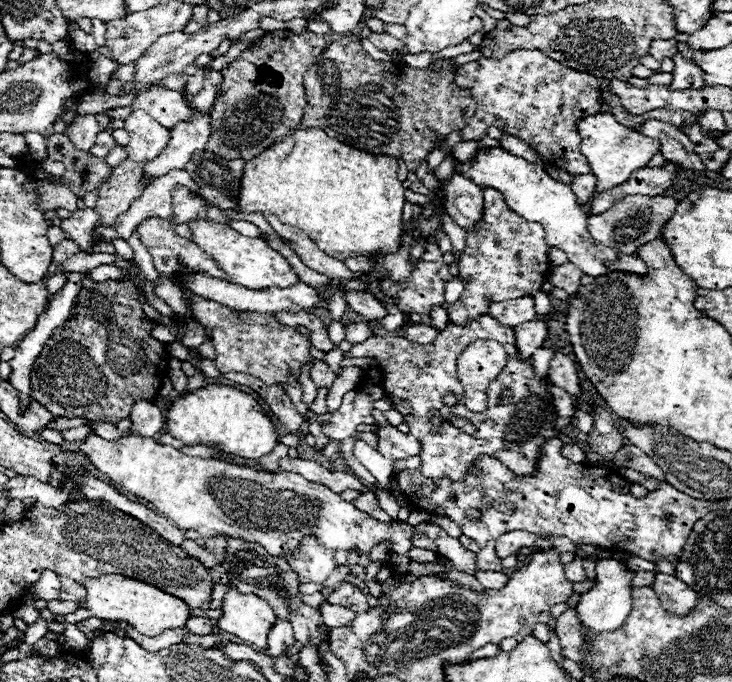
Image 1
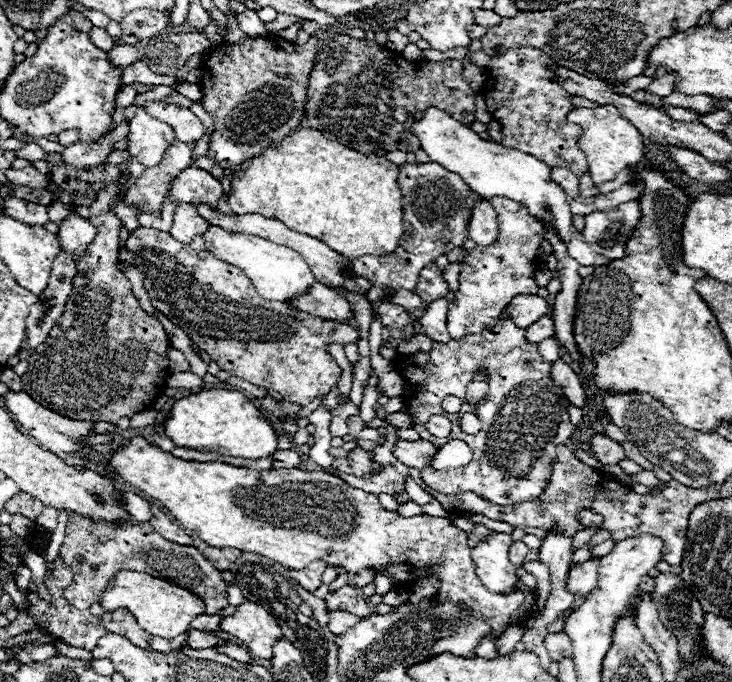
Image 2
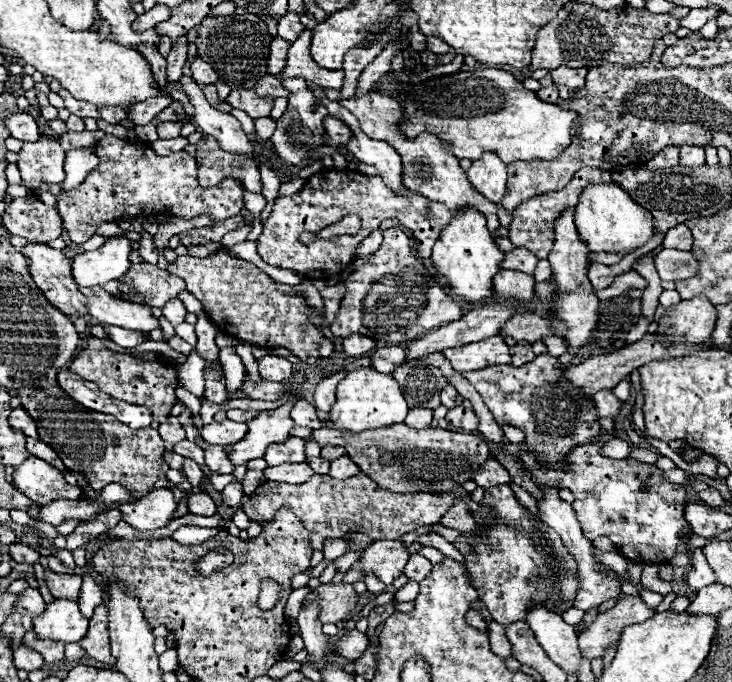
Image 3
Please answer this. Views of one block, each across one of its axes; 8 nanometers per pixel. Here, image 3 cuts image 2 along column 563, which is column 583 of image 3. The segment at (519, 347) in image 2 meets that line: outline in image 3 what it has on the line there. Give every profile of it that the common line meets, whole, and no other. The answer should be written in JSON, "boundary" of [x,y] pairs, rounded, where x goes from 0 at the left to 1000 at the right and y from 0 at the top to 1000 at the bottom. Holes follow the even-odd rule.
{"boundary":[[[738,519],[732,522],[727,531],[716,534],[716,537],[680,537],[680,540],[658,540],[658,545],[631,545],[634,554],[642,557],[642,563],[656,575],[656,581],[661,584],[661,592],[667,595],[667,601],[675,607],[675,616],[680,619],[680,625],[702,625],[710,628],[719,636],[719,657],[721,663],[727,663],[738,680],[751,683],[751,686],[768,686],[773,683],[773,669],[792,651],[806,648],[809,642],[820,639],[820,622],[817,622],[817,601],[814,592],[806,581],[801,581],[795,575],[795,569],[781,566],[773,554],[770,545],[776,543],[773,537],[765,537],[760,522]]]}

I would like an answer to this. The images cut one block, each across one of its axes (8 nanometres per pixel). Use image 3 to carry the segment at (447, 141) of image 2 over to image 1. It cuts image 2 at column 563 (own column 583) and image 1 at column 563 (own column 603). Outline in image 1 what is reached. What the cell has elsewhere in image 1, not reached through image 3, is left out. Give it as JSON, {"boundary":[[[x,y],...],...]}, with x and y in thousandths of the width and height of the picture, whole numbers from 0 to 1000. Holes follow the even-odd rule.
{"boundary":[[[658,217],[650,220],[648,232],[637,240],[628,240],[620,232],[620,249],[631,255],[634,261],[645,264],[656,276],[678,276],[686,287],[689,296],[716,323],[735,326],[740,328],[746,340],[746,355],[751,364],[762,364],[776,375],[776,384],[787,387],[798,402],[803,405],[822,405],[831,399],[866,399],[866,402],[880,402],[883,390],[874,378],[844,372],[836,364],[828,364],[809,352],[801,334],[801,314],[792,308],[792,299],[787,296],[787,287],[779,273],[751,261],[746,249],[735,240],[727,240],[710,229],[697,226],[689,217]]]}

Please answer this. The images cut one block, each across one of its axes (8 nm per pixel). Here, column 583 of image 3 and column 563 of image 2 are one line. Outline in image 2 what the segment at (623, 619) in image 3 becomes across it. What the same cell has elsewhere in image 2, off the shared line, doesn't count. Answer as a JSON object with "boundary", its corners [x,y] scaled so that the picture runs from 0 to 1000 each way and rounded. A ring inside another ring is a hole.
{"boundary":[[[765,927],[765,930],[749,930],[746,938],[743,938],[743,947],[746,947],[749,962],[751,962],[754,971],[765,971],[765,965],[781,959],[779,935],[770,927]]]}

